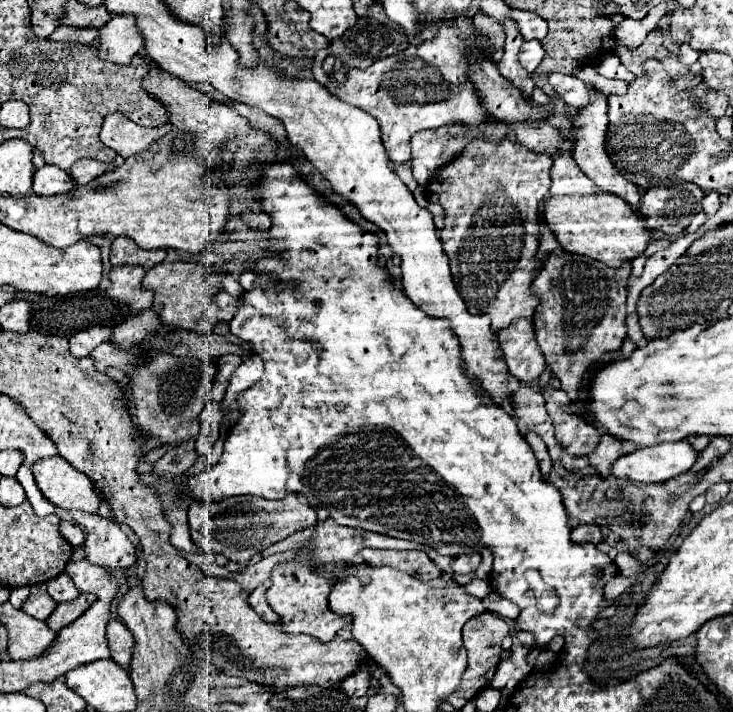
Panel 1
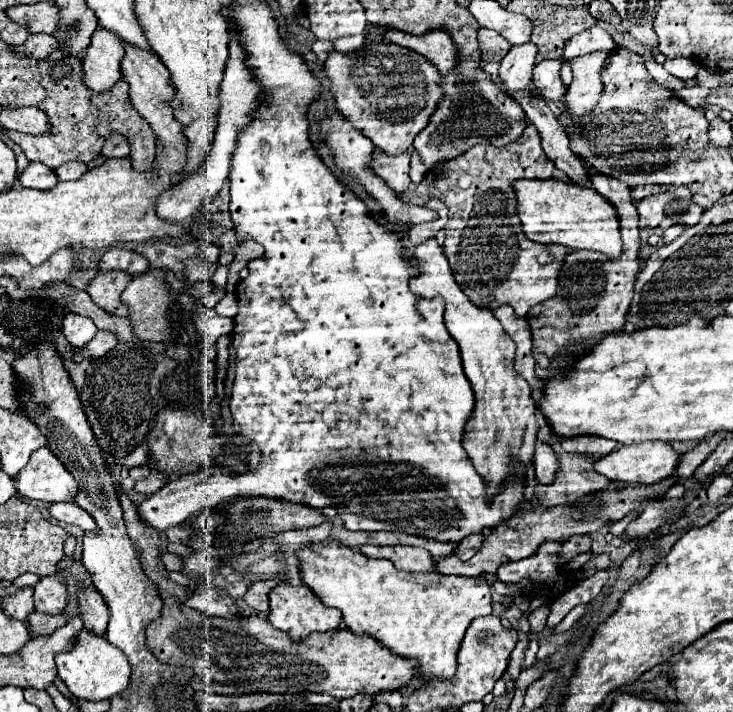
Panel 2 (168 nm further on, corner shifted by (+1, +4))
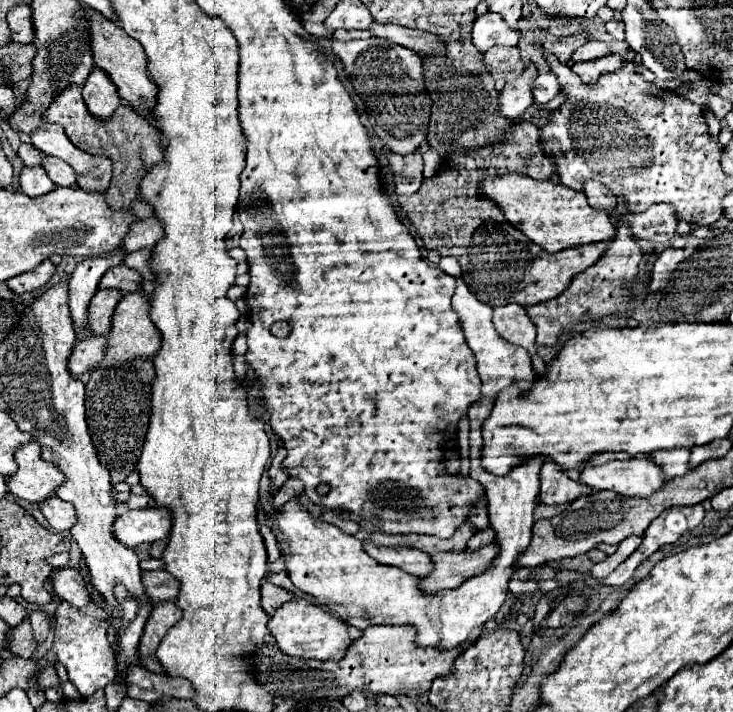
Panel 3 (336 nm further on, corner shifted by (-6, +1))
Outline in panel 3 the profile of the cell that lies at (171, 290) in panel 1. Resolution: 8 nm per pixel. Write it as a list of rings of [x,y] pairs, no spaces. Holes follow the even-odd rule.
[[[135,291],[123,295],[115,309],[113,327],[109,331],[109,349],[105,353],[105,359],[101,365],[117,365],[123,361],[129,361],[133,357],[153,357],[157,349],[161,347],[161,331],[155,327],[155,323],[149,319],[149,297],[145,291]]]

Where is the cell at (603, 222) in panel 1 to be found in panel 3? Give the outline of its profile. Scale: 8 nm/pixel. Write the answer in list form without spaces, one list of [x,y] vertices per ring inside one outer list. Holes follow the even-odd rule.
[[[503,175],[483,179],[479,193],[497,201],[507,221],[521,229],[541,249],[555,253],[569,247],[607,241],[615,235],[615,225],[605,209],[595,209],[587,203],[583,191],[575,191],[555,181],[535,181],[525,175]]]

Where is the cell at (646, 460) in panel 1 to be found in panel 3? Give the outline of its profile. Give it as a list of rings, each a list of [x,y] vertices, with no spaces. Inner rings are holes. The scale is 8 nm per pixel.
[[[637,455],[627,461],[609,461],[599,467],[587,465],[579,481],[593,489],[611,489],[625,497],[649,497],[665,485],[667,477],[647,455]]]

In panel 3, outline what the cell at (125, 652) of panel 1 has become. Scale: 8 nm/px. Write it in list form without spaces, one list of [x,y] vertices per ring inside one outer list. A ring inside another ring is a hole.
[[[69,567],[55,569],[51,577],[53,577],[55,593],[63,601],[71,603],[75,609],[81,611],[81,609],[85,609],[91,603],[91,595],[87,591],[87,583],[85,583],[85,579],[81,577],[79,571],[69,569]]]

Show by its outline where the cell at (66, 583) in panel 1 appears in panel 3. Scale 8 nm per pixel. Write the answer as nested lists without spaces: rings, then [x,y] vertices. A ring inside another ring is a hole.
[[[37,609],[37,611],[33,611],[33,613],[29,615],[29,619],[31,619],[31,625],[33,625],[35,639],[37,639],[39,643],[43,643],[43,641],[47,639],[49,631],[51,631],[51,617],[49,617],[49,613]]]

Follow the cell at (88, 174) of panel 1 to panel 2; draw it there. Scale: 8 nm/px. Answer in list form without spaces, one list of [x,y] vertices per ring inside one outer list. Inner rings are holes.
[[[68,162],[68,164],[62,164],[60,168],[56,168],[54,172],[60,180],[78,180],[86,170],[88,168],[82,162]]]

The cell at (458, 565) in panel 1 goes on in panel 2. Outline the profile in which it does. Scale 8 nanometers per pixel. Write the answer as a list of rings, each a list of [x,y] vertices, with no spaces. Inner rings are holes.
[[[470,534],[468,538],[464,538],[464,540],[456,546],[456,556],[458,556],[460,560],[468,560],[468,558],[472,558],[472,556],[480,550],[482,540],[484,540],[482,534]]]

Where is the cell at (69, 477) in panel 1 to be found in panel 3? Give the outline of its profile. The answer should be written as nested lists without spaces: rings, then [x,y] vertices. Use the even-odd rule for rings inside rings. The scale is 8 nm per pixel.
[[[37,441],[21,447],[15,453],[15,461],[19,461],[19,473],[7,479],[7,487],[19,499],[29,503],[45,501],[65,483],[65,475],[59,465],[41,457],[41,445]]]

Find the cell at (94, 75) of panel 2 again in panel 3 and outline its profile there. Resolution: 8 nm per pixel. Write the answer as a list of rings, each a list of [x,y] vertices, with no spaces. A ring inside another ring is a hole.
[[[93,67],[91,75],[87,77],[83,85],[83,99],[87,109],[99,119],[107,119],[107,115],[111,115],[121,105],[115,83],[111,83],[109,75],[99,67]]]

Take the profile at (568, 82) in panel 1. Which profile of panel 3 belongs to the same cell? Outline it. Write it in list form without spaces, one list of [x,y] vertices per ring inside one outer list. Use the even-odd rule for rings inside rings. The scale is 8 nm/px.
[[[547,71],[541,73],[533,83],[533,97],[537,103],[549,103],[557,93],[561,93],[561,85],[557,81],[557,75]]]

